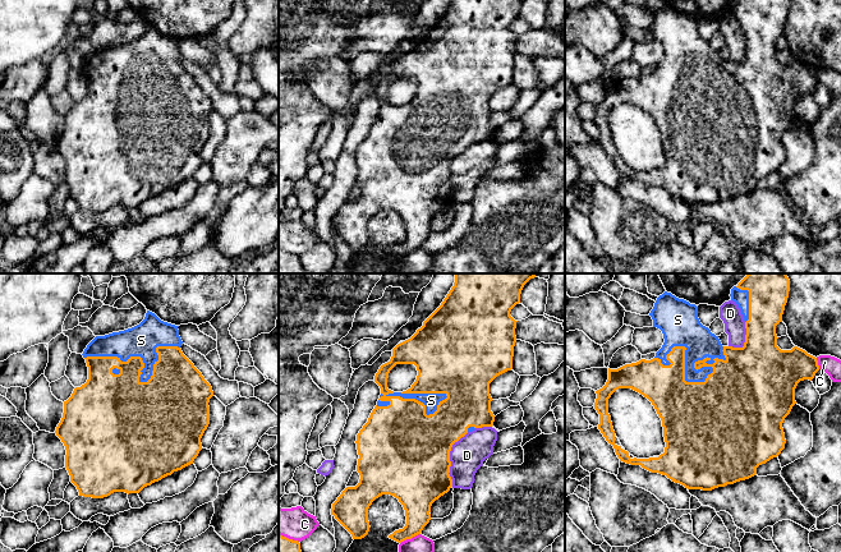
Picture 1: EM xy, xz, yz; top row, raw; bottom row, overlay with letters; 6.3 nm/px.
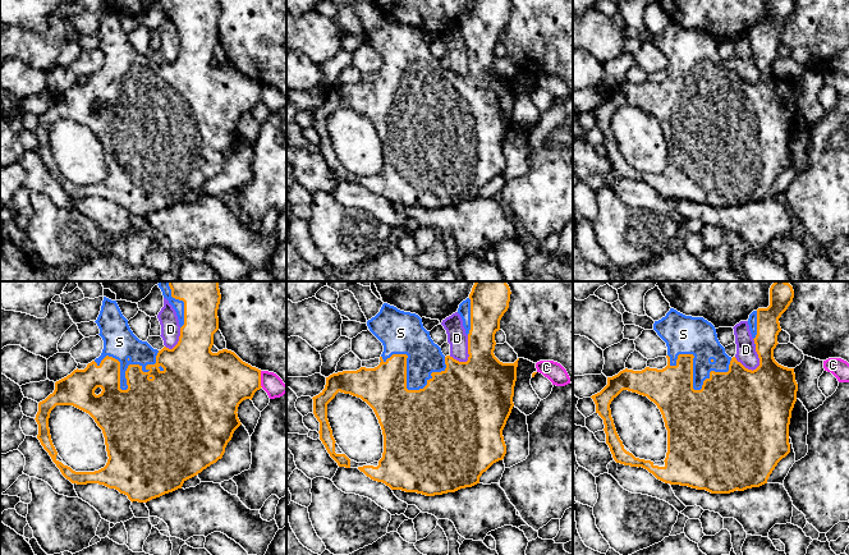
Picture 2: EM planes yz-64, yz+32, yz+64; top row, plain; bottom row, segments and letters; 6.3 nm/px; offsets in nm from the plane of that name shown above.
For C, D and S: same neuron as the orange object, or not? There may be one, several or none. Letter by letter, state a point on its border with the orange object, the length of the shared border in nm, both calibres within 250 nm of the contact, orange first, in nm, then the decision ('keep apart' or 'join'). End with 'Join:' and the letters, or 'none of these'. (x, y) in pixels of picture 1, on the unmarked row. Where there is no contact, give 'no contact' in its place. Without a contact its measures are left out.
C: xz (409, 252) | 140 nm | 190/180 nm | keep apart
D: xz (449, 171) | 360 nm | 500/220 nm | keep apart
S: yz (684, 82) | 460 nm | 340/220 nm | join
Join: S

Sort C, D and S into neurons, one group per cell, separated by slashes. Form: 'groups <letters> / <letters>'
groups C / D / S

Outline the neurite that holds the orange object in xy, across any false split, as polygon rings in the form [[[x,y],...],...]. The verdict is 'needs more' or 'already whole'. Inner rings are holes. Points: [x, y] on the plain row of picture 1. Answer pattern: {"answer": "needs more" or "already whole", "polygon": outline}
{"answer": "needs more", "polygon": [[[147,24],[144,33],[128,43],[112,46],[105,50],[96,50],[84,63],[83,72],[88,80],[88,93],[81,101],[75,101],[72,110],[64,115],[64,126],[56,141],[56,150],[65,160],[65,181],[70,189],[70,196],[77,201],[79,210],[104,212],[114,206],[139,207],[144,201],[151,199],[174,185],[193,178],[202,164],[201,152],[210,138],[210,112],[213,110],[211,98],[202,87],[183,68],[183,58],[179,50],[179,40],[161,34],[155,27]]]}

